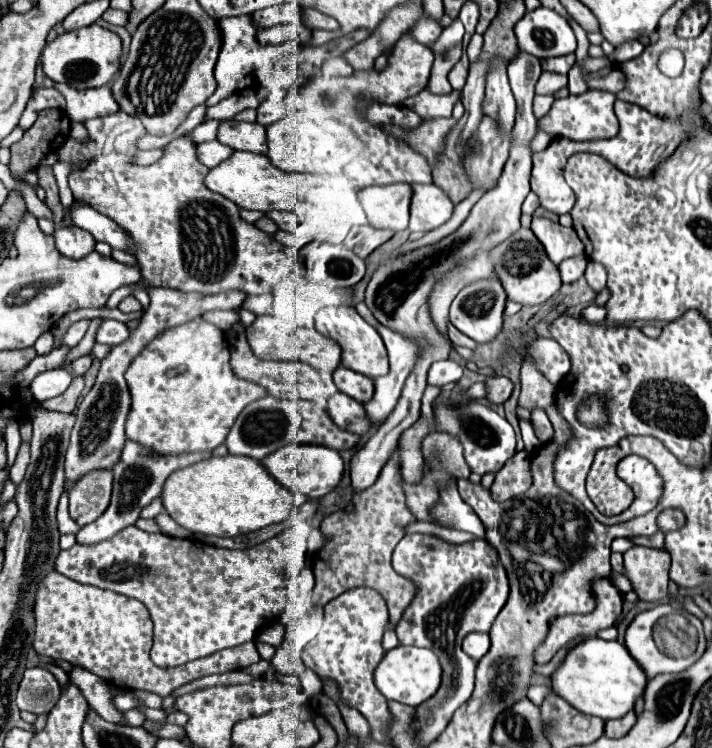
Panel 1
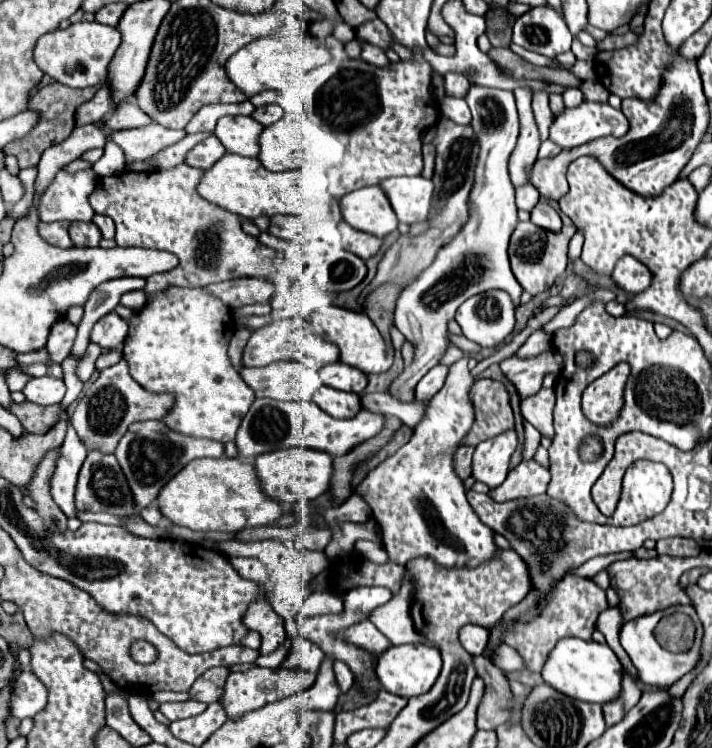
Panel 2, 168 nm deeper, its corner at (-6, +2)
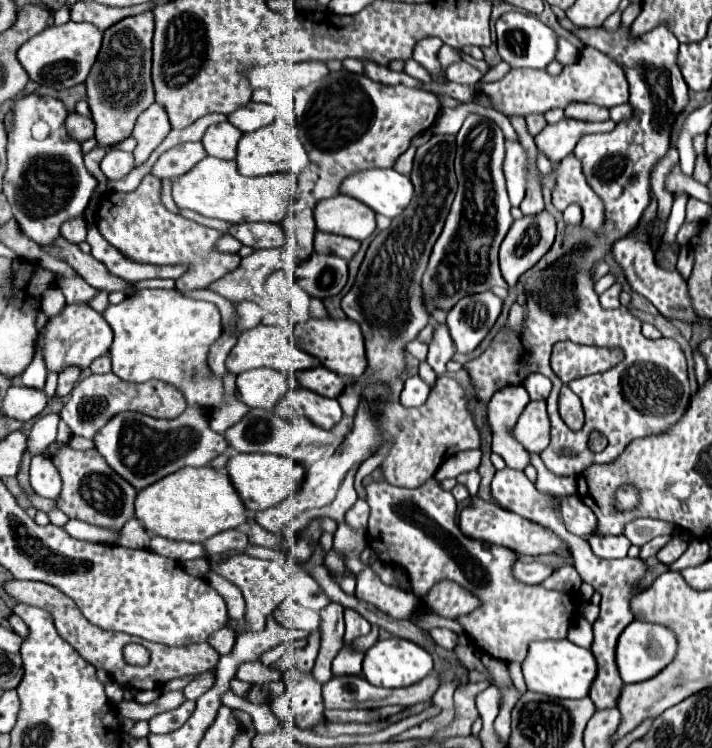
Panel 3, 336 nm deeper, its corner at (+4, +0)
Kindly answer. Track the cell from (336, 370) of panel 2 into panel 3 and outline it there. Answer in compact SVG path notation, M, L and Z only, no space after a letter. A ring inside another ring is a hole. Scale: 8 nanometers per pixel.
M324 366L302 370L302 372L294 374L294 378L298 380L298 384L302 388L308 388L312 392L320 392L320 396L338 398L344 390L344 380L338 374L326 370Z

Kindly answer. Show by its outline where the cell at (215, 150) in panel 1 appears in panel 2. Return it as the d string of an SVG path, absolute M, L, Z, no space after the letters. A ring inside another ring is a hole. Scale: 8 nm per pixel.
M212 134L208 136L206 140L198 142L188 154L186 154L186 162L190 166L196 166L196 168L212 168L222 156L226 154L226 148L222 146L222 142L218 142L218 138Z

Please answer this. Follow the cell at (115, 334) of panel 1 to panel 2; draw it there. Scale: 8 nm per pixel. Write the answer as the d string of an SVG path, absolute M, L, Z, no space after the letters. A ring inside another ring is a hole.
M116 312L106 314L98 320L90 332L90 342L96 342L100 348L118 348L128 336L128 322L122 320Z

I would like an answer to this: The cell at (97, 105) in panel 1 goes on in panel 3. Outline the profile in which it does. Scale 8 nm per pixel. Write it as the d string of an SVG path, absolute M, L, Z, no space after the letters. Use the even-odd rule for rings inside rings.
M152 104L146 112L138 116L138 122L134 126L132 138L138 140L138 146L134 150L134 166L142 166L148 156L154 152L154 148L168 136L172 126L168 124L168 114L164 112L162 104Z

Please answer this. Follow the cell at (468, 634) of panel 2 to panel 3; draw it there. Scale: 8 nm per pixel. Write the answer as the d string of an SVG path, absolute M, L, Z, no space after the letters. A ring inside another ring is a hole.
M432 628L430 630L430 636L432 640L442 646L444 650L454 650L456 646L456 634L452 630L446 630L446 628Z

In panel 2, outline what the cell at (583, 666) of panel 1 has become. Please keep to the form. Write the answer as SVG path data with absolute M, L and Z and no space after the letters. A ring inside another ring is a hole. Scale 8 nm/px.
M562 638L556 644L556 648L550 652L546 666L542 668L542 678L558 692L574 700L594 702L600 706L620 696L622 674L624 674L624 668L608 644L598 644L594 640L586 642L580 638Z

